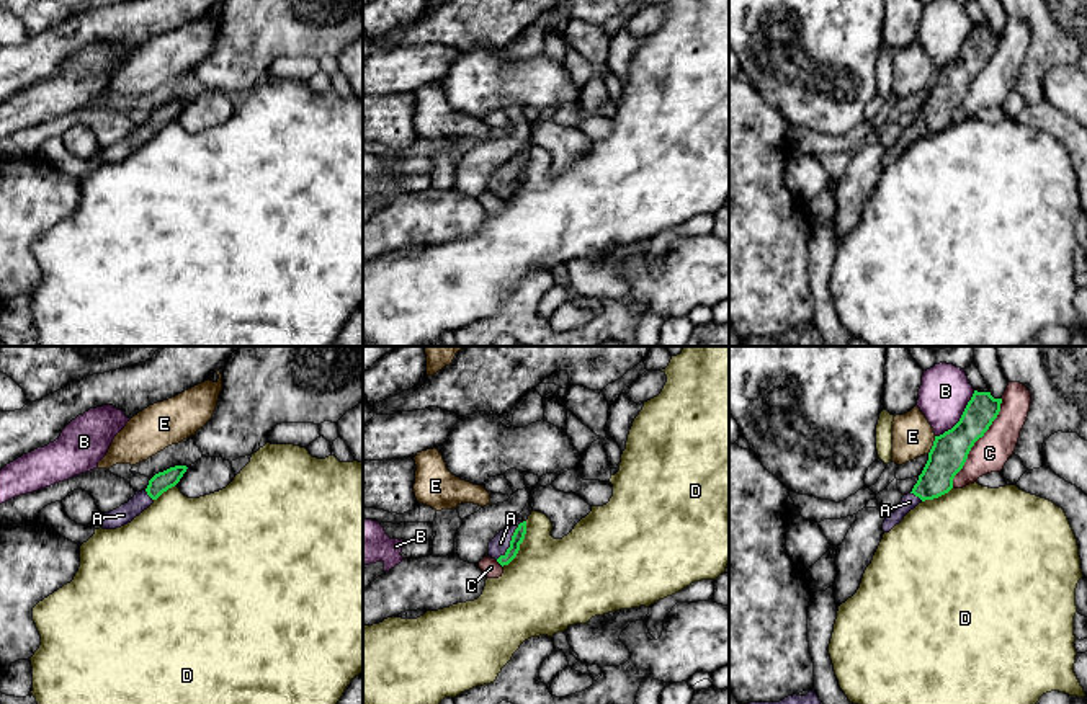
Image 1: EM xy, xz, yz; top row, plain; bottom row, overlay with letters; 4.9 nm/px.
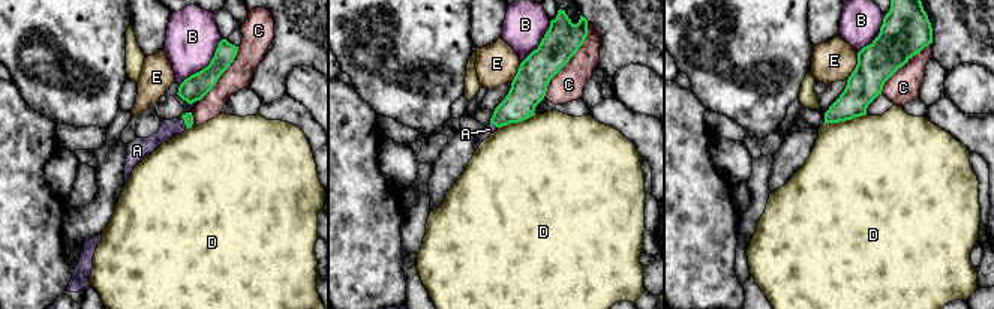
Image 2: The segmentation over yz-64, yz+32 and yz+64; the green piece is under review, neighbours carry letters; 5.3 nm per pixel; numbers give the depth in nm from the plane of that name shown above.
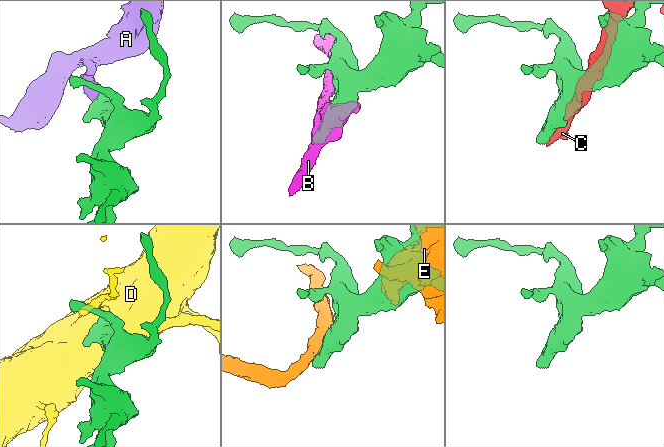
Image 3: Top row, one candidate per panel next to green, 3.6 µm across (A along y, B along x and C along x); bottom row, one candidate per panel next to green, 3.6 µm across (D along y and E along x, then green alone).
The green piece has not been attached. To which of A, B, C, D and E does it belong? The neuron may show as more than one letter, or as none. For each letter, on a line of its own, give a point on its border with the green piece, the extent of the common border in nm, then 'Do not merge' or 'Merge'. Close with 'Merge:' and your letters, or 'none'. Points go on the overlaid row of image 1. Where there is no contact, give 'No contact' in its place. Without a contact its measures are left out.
A: Touches green at xz (510, 541). Shared border 240 nm. Merge
B: Touches green at yz (961, 417). Shared border 300 nm. Do not merge
C: Touches green at yz (975, 441). Shared border 500 nm. Do not merge
D: Touches green at xz (518, 546). Shared border 260 nm. Do not merge
E: Touches green at yz (934, 445). Shared border 100 nm. Do not merge
Merge: A

